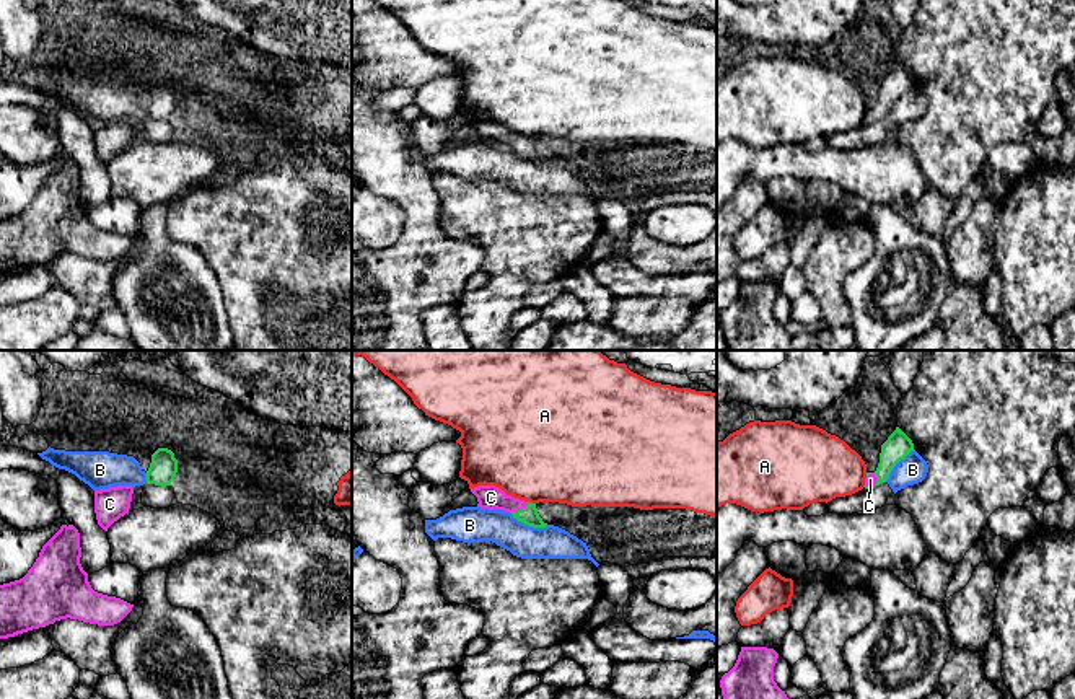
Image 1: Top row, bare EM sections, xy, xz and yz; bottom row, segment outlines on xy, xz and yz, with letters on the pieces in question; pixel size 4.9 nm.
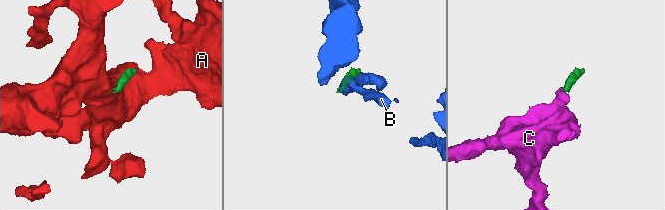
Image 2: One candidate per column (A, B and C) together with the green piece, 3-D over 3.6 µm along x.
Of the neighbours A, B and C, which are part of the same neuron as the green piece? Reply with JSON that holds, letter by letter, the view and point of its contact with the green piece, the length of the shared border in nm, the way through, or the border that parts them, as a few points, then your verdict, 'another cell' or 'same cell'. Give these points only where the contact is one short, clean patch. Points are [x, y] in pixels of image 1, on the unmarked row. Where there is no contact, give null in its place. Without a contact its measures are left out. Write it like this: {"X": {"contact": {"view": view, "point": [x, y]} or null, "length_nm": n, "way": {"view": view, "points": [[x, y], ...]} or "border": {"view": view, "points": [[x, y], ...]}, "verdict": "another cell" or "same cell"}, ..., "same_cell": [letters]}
{"A": {"contact": {"view": "xz", "point": [530, 137]}, "length_nm": 50, "border": {"view": "xz", "points": [[526, 136], [535, 139]]}, "verdict": "another cell"}, "B": {"contact": {"view": "xz", "point": [530, 160]}, "length_nm": 200, "verdict": "another cell"}, "C": {"contact": {"view": "xz", "point": [520, 145]}, "length_nm": 100, "way": {"view": "xz", "points": [[528, 150], [520, 145], [491, 132]]}, "verdict": "same cell"}, "same_cell": ["C"]}

